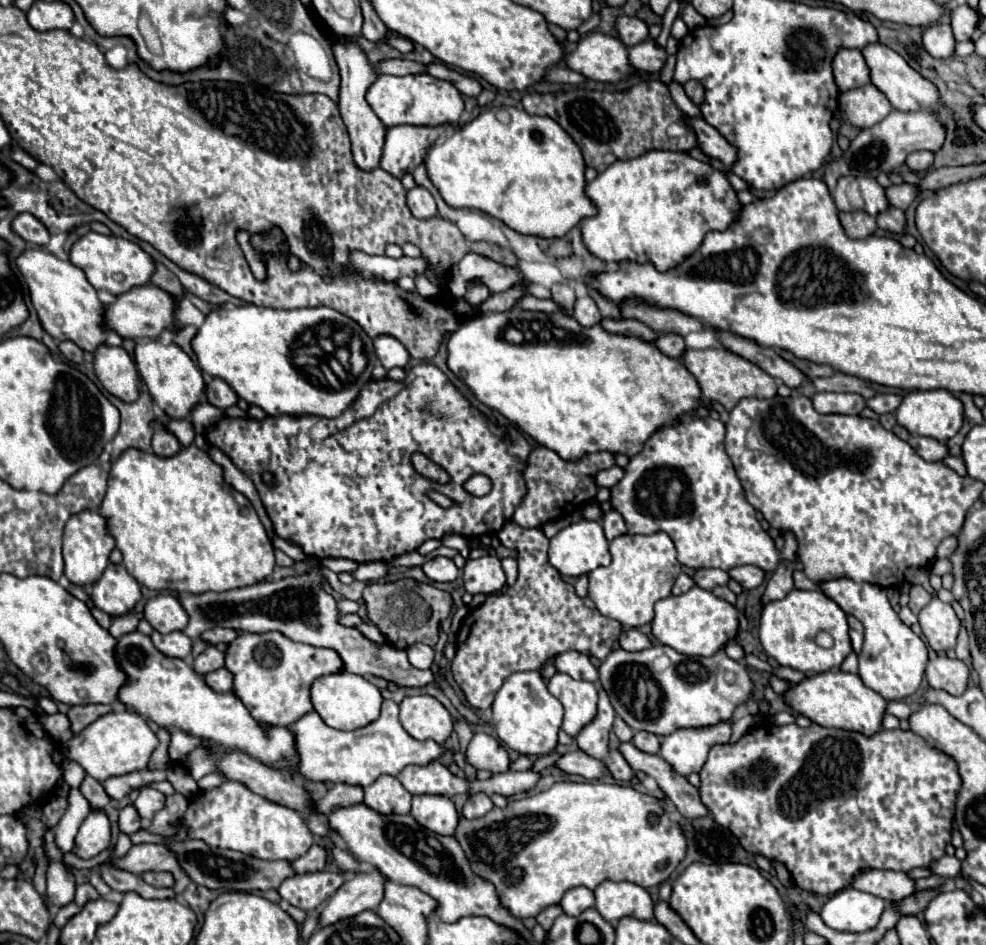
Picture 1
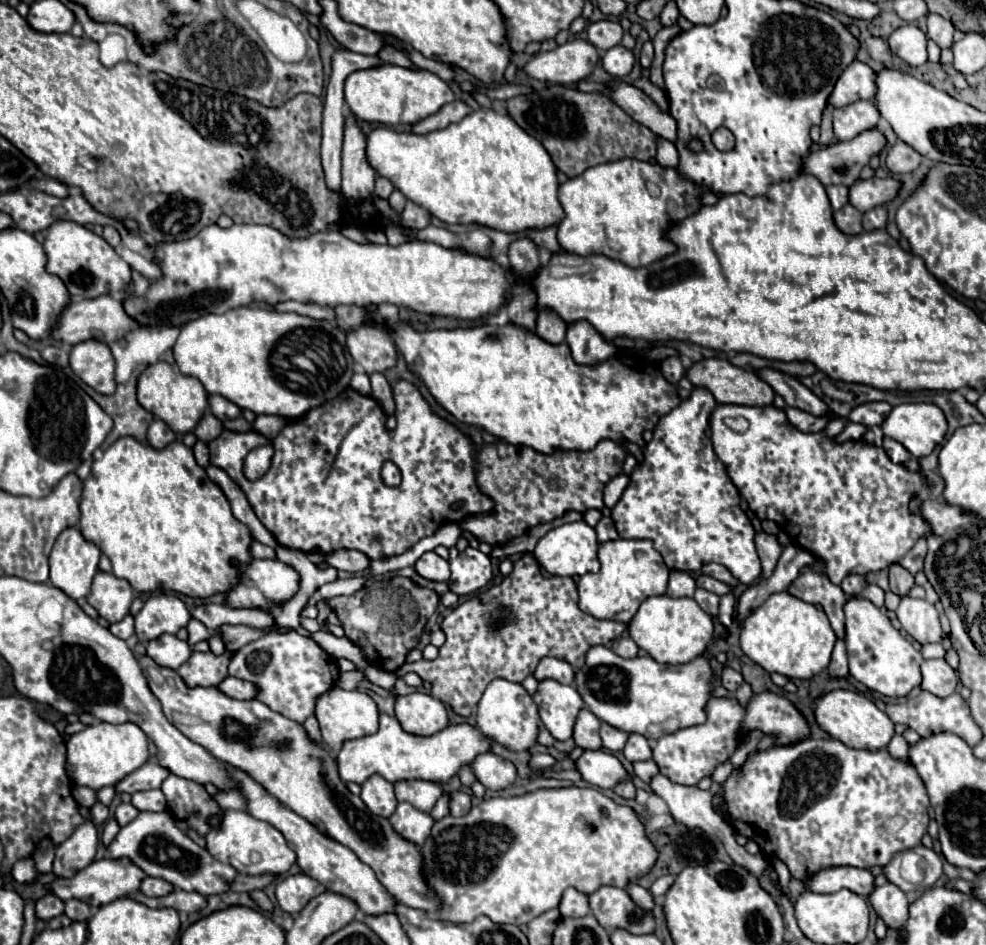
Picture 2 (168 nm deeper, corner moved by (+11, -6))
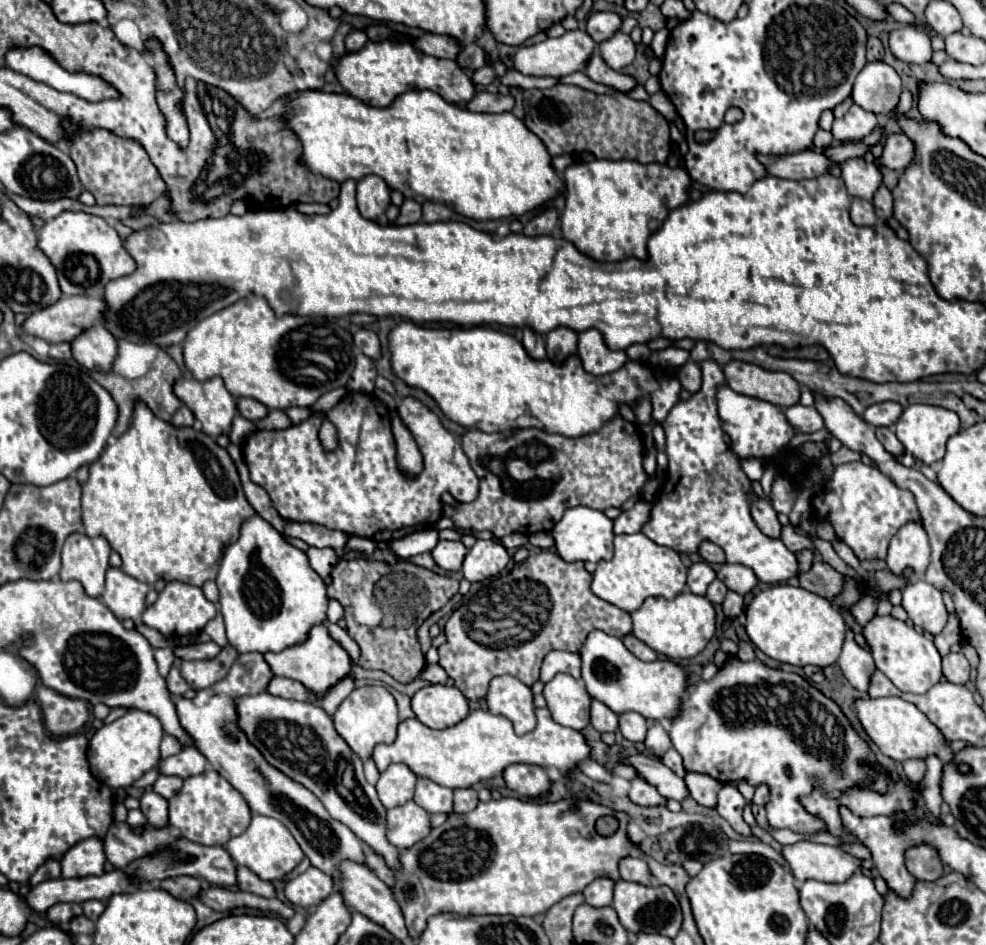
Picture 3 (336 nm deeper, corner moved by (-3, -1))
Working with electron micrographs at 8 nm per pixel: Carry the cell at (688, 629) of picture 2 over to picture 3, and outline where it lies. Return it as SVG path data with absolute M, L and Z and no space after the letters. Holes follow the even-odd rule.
M689 591L679 593L675 599L649 597L641 605L641 609L631 613L631 617L633 617L633 635L645 641L657 653L673 661L691 659L699 655L717 631L717 615L711 601L707 597L693 595Z

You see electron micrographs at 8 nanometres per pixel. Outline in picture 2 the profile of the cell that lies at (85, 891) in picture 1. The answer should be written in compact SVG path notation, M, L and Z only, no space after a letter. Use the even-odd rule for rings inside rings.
M69 900L65 902L65 914L73 922L87 922L91 918L91 908L81 900Z

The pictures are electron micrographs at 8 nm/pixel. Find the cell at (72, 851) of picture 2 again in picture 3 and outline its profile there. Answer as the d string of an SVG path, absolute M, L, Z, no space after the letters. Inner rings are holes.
M89 837L73 845L61 857L61 875L63 877L85 877L101 875L105 871L105 853L103 841L99 837Z

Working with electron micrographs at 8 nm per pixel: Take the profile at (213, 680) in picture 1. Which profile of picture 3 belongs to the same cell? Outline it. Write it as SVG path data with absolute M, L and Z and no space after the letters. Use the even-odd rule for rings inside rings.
M273 677L269 681L269 685L267 685L267 691L271 695L283 697L283 699L295 699L295 701L315 703L313 695L299 681L293 681L293 679L287 679L287 677Z

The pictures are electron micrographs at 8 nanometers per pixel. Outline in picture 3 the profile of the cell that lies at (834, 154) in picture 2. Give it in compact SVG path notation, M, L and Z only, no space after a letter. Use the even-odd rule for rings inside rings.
M805 149L799 151L797 155L787 155L781 159L763 157L763 163L767 165L769 175L783 177L783 179L809 179L809 177L823 175L833 165L839 165L833 163L829 157L825 157L825 153L819 149Z

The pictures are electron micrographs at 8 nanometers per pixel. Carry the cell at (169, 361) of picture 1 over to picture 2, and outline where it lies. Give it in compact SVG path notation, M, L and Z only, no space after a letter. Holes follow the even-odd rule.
M167 362L147 366L147 370L139 378L137 398L141 406L145 406L145 410L149 410L155 418L161 418L177 434L193 432L203 414L209 410L209 394L203 384L197 378L189 378L181 372L175 372Z

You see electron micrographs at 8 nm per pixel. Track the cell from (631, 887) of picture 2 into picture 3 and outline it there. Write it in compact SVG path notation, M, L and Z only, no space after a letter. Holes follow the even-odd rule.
M639 857L621 859L619 871L621 871L621 879L625 879L625 881L633 881L639 885L651 885L653 883L653 875L651 875L647 863Z

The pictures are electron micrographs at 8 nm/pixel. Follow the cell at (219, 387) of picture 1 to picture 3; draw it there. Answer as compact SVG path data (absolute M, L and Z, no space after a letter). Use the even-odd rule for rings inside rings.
M239 397L239 415L243 415L245 419L249 421L259 421L267 415L267 407L255 399L249 399L249 397Z

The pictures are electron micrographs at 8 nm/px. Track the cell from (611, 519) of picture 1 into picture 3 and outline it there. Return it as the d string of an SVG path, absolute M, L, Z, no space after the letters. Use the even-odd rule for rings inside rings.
M637 501L633 509L623 511L623 513L613 521L615 533L639 533L641 527L643 527L643 523L645 523L647 517L649 517L649 511L651 511L651 503L647 503L647 501Z

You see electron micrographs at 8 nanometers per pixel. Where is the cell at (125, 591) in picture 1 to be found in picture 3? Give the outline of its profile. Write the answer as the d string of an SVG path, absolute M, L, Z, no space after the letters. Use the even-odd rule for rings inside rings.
M109 567L101 599L119 619L135 621L145 611L147 591L149 591L147 583L137 581L135 577L123 573L117 567Z

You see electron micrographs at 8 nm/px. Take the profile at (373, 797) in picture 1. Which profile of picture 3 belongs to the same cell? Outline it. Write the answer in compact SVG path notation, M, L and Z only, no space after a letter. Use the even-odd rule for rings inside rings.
M401 763L389 765L381 773L381 777L375 785L381 803L387 809L393 809L393 807L407 803L409 799L413 799L415 781L417 781L417 775L411 773L411 769L407 765L401 765Z

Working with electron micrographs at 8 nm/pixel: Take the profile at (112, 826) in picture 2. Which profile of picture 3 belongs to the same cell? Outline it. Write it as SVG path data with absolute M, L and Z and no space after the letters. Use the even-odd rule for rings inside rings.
M134 809L128 811L126 823L136 833L141 833L144 830L145 823L147 820L140 809Z

